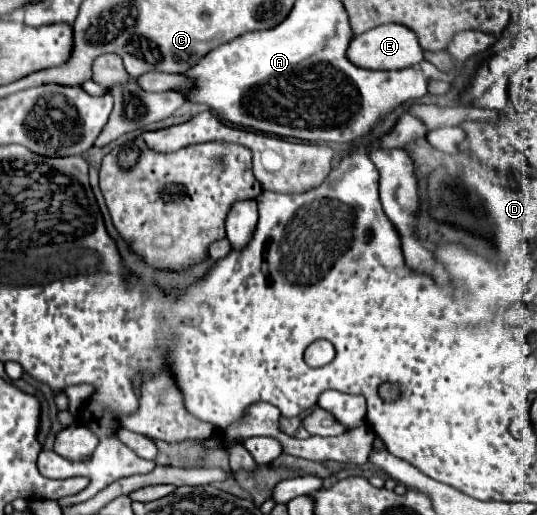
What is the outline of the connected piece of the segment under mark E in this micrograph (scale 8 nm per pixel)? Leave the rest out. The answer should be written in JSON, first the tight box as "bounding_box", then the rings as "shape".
{"bounding_box":[347,23,423,71],"shape":[[[389,23],[389,25],[379,25],[377,29],[371,29],[371,31],[363,33],[363,35],[357,35],[351,41],[349,49],[347,49],[347,57],[357,67],[393,71],[393,69],[411,67],[411,65],[423,61],[423,49],[421,49],[421,45],[417,41],[417,35],[413,31],[409,31],[409,27],[397,25],[397,23]]]}

